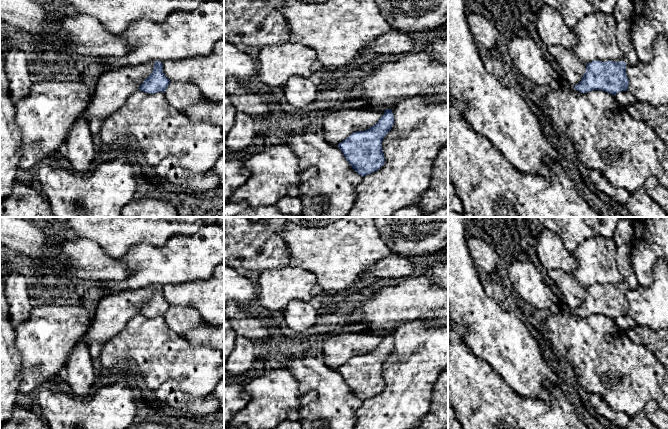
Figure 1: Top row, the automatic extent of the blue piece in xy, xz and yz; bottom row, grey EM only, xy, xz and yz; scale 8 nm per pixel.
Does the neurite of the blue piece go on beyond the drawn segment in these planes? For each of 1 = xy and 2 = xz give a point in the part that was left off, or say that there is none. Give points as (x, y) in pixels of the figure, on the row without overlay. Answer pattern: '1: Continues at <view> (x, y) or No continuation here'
1: No continuation here
2: No continuation here

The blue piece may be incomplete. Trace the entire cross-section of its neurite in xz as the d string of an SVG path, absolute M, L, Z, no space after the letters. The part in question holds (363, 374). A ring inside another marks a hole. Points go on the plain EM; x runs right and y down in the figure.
M391 333L365 355L352 357L337 370L352 392L362 401L380 393L385 387L382 365L394 348Z

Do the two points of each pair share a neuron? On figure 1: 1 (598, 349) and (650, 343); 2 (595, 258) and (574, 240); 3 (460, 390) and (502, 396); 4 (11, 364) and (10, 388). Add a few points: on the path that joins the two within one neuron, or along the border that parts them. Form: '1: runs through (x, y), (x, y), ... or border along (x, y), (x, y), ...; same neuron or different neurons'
1: border along (640, 343), (647, 347), (657, 358); different neurons
2: border along (599, 234), (584, 240), (572, 253); different neurons
3: runs through (470, 390), (473, 390), (479, 396), (492, 396); same neuron
4: runs through (10, 370), (10, 382); same neuron

